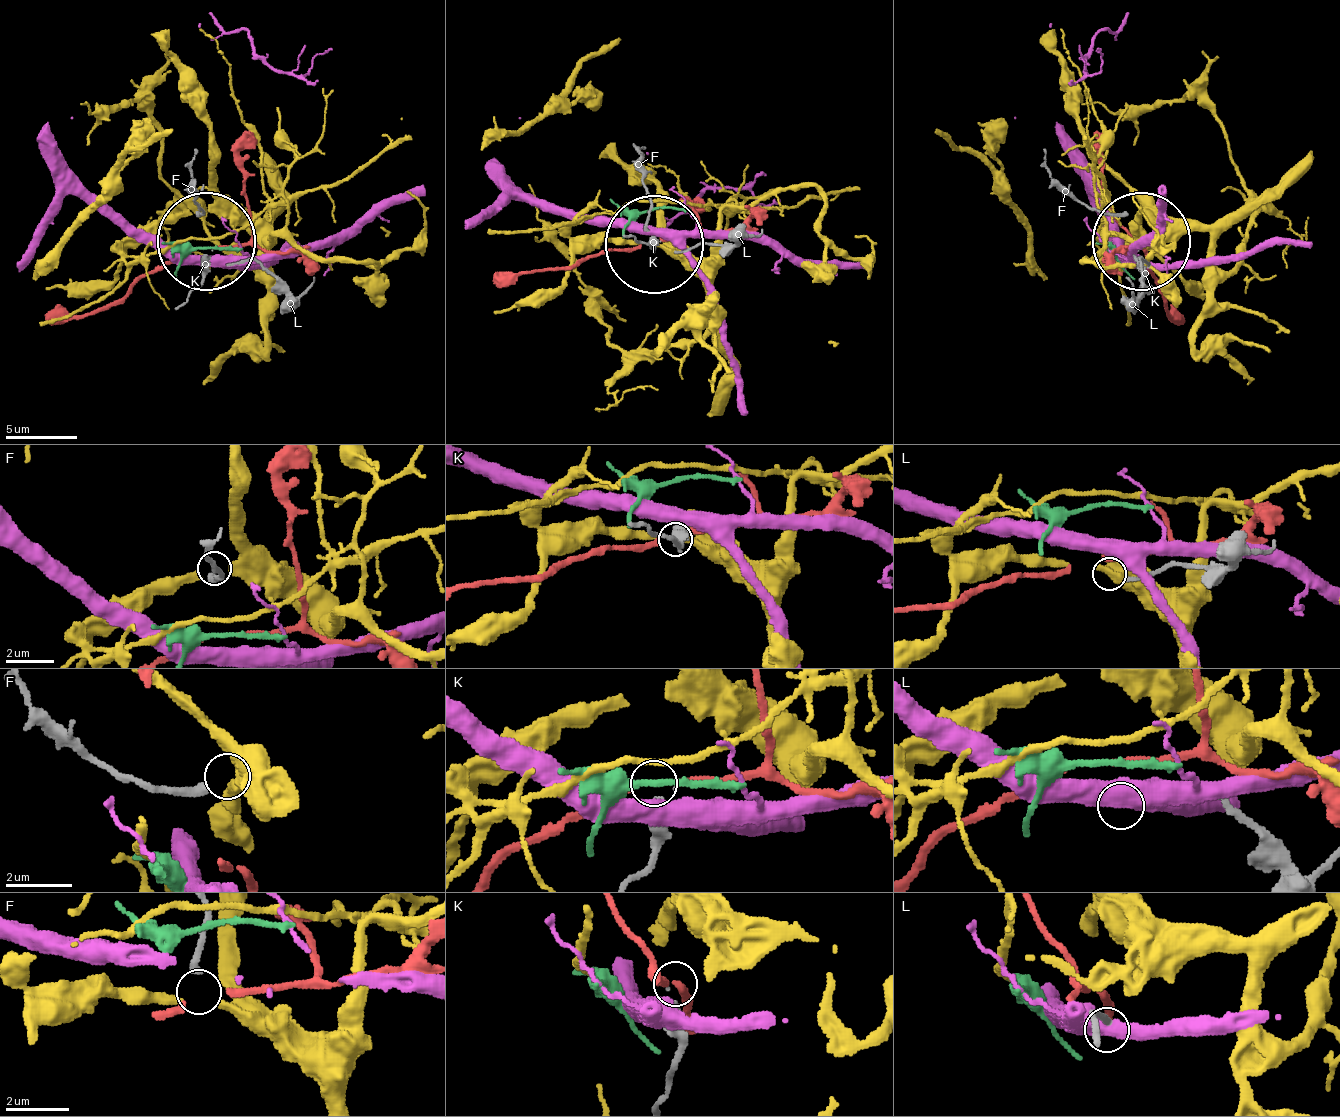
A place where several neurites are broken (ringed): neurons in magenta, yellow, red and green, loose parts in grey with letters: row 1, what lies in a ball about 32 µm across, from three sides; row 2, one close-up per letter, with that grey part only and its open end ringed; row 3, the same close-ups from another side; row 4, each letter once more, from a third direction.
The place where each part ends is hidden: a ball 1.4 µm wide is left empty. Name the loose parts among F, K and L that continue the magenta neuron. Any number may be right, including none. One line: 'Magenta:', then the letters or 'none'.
Magenta: none

